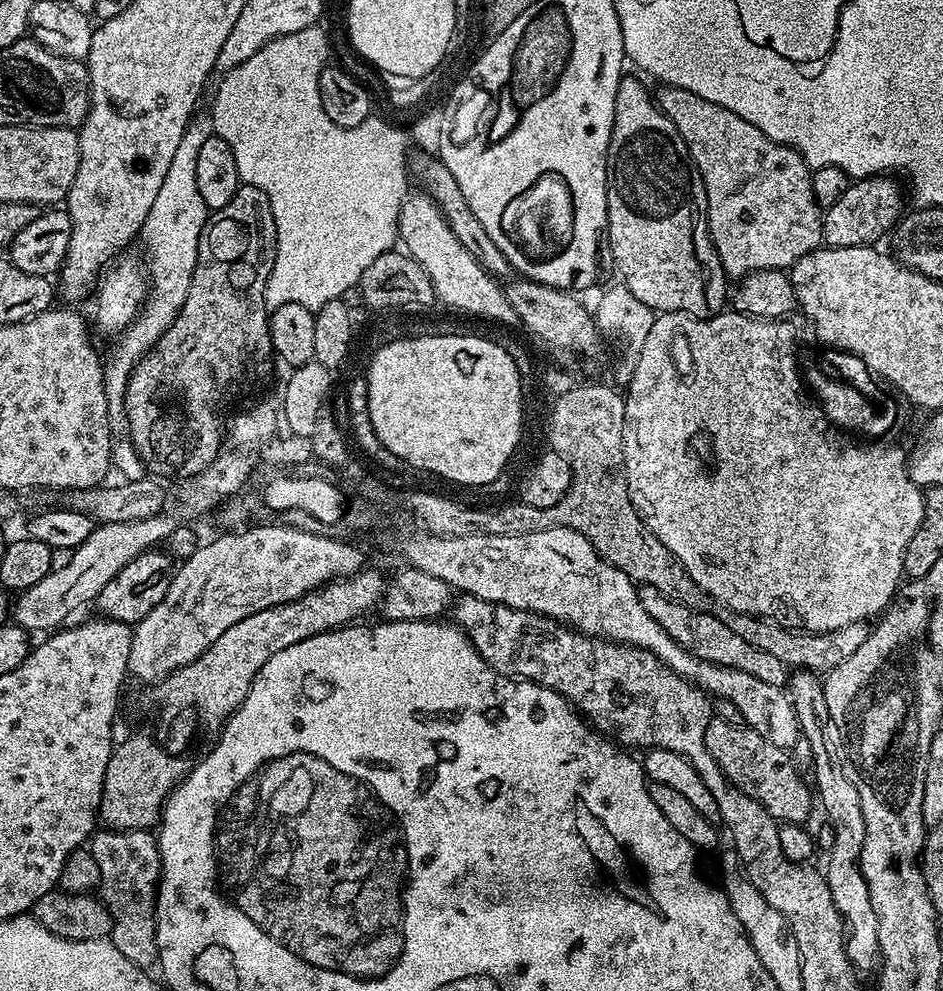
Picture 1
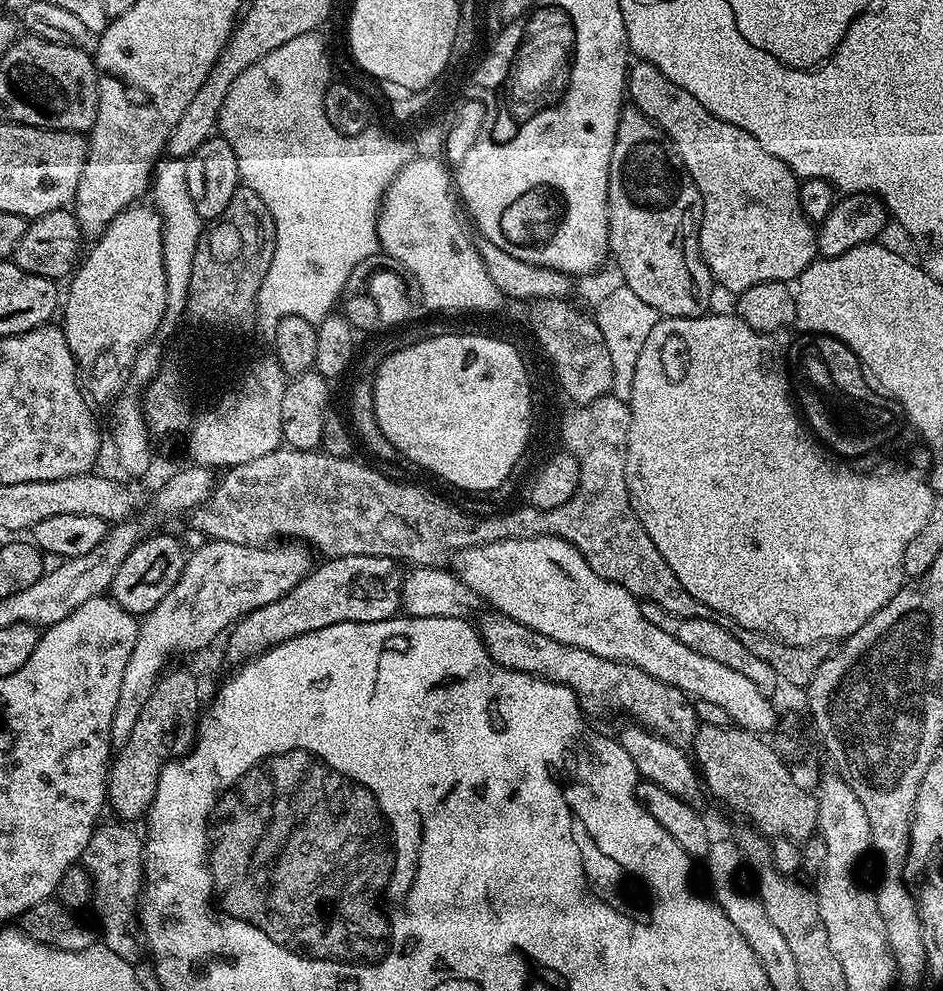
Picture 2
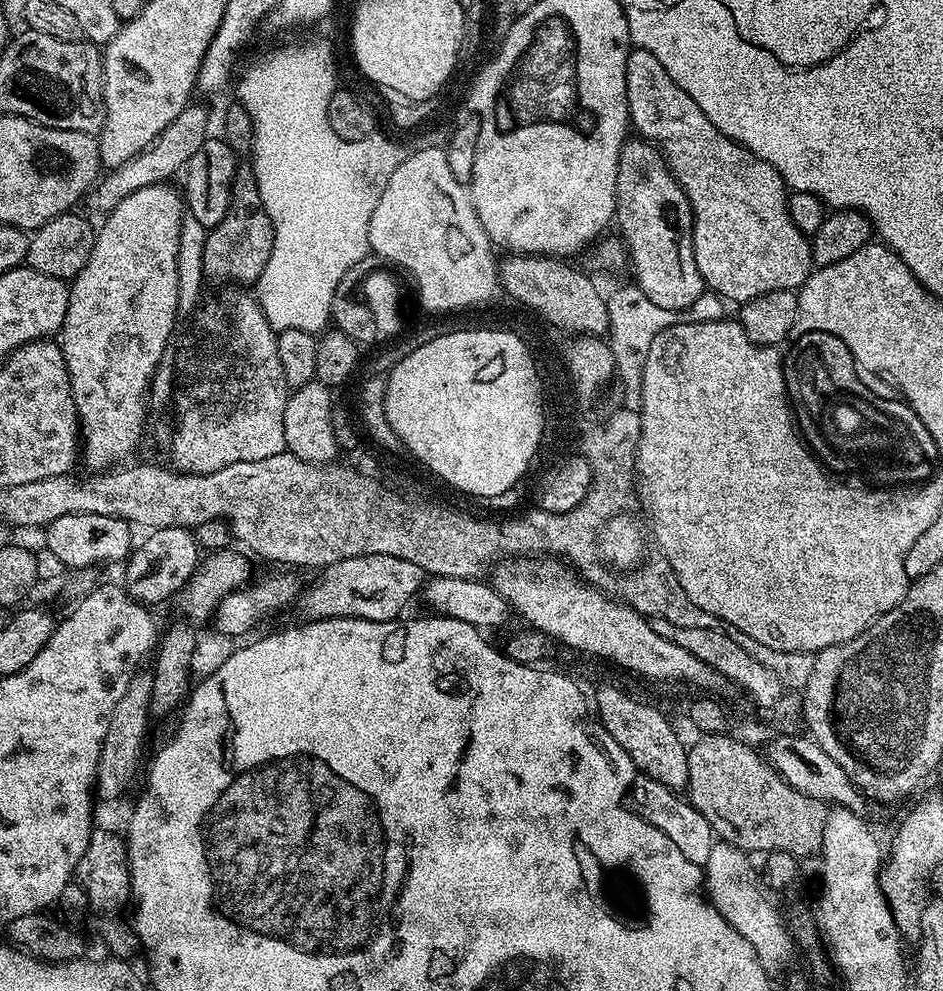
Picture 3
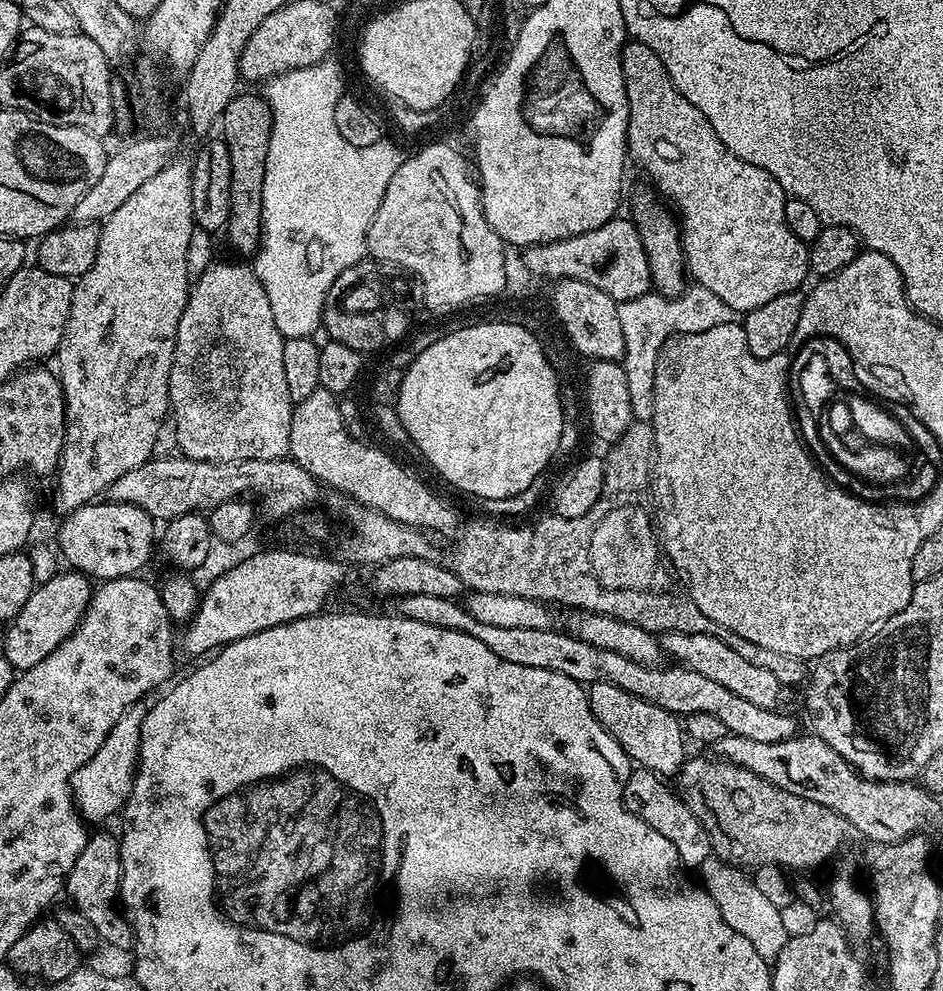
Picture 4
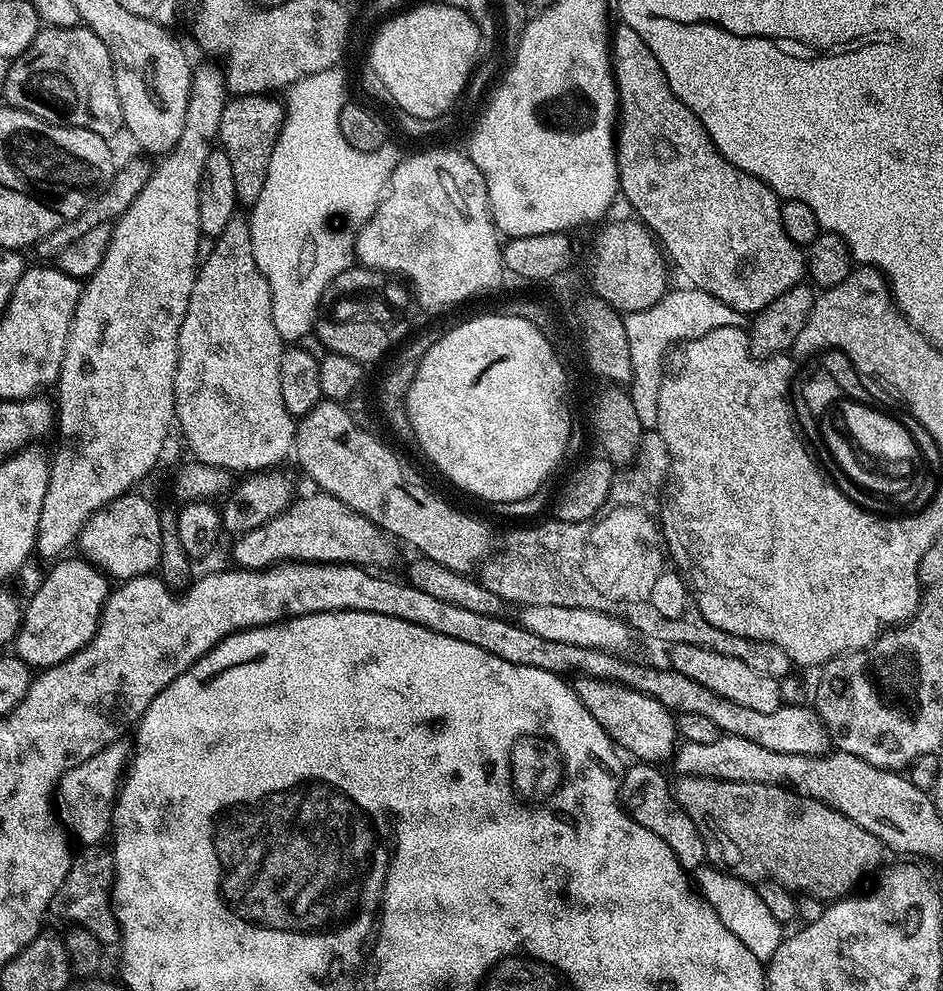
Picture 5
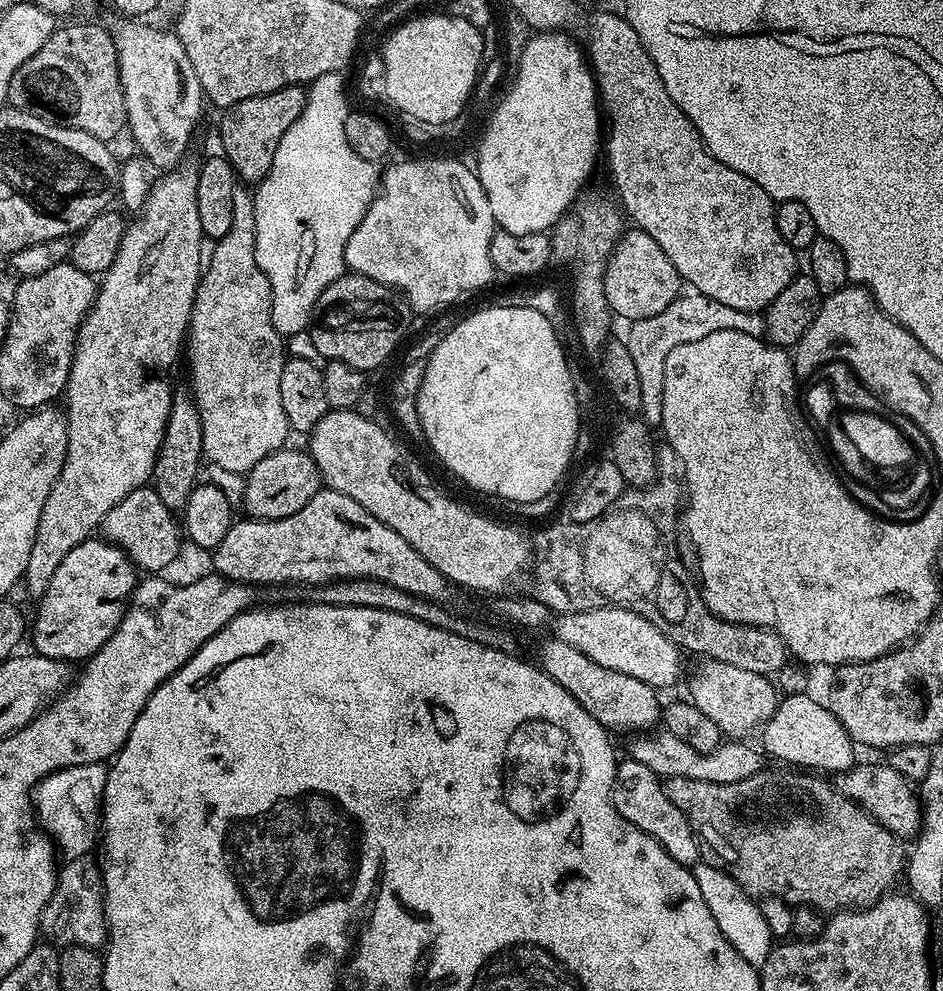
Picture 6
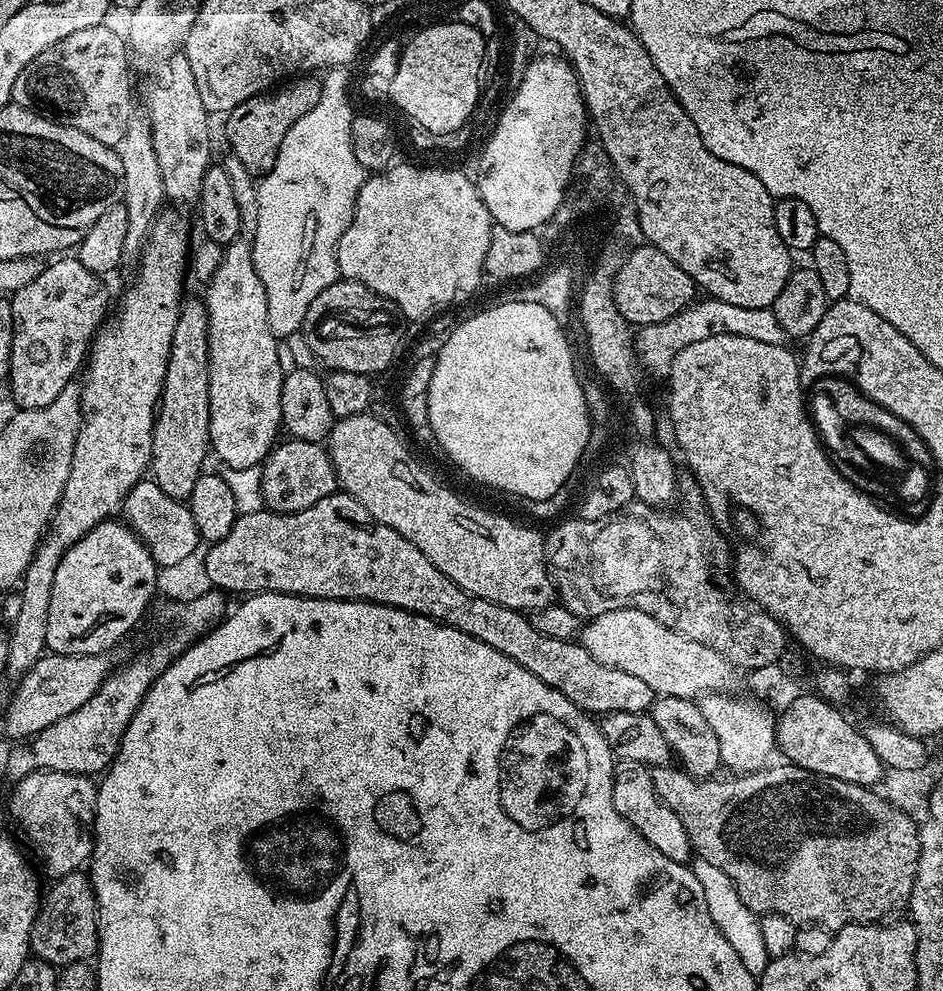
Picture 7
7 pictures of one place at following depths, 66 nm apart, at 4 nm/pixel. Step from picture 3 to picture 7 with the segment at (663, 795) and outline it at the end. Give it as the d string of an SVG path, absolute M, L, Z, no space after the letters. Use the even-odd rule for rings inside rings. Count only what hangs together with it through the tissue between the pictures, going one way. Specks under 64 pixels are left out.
M616 760L612 765L612 797L614 798L614 810L654 846L654 850L659 850L670 858L670 862L688 864L693 859L694 853L692 843L686 834L686 826L682 826L678 814L658 798L654 790L654 782L649 765L630 762L629 760Z

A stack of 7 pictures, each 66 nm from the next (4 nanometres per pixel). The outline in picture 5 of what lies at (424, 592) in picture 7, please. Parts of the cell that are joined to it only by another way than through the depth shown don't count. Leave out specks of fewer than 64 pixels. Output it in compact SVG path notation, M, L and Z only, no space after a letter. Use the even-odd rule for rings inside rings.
M316 490L313 496L304 496L292 501L284 512L275 518L265 522L249 532L242 533L235 537L236 545L232 548L232 556L237 568L271 568L289 562L299 562L302 564L358 564L362 568L369 570L388 570L396 560L397 541L388 533L384 532L375 524L370 522L362 514L350 510L338 498L330 494ZM577 675L574 687L578 698L582 698L582 706L594 714L598 726L606 730L613 745L625 748L640 762L667 761L678 747L676 716L671 708L662 706L654 698L642 694L633 688L615 684L610 680L599 680L594 676Z

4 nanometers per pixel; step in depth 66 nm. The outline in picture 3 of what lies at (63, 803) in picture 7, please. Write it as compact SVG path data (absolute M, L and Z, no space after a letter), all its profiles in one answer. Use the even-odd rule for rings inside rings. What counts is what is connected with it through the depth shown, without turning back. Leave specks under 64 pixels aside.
M138 674L130 682L126 694L114 706L114 714L110 718L110 726L106 730L106 738L102 742L102 750L96 767L96 782L94 792L104 800L116 800L123 794L136 770L136 762L140 751L144 748L144 735L150 721L149 704L151 702L152 677L148 674Z

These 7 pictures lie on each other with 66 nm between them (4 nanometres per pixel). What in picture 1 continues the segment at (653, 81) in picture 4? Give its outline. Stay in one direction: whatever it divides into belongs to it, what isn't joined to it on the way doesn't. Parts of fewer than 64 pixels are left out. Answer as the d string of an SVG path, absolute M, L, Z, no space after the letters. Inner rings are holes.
M667 86L659 90L661 92L657 91L654 99L660 105L660 111L665 112L670 122L674 122L678 134L682 134L682 142L686 142L696 169L702 174L708 203L708 229L725 276L739 278L754 270L788 270L798 258L821 247L824 217L814 198L813 169L793 148L766 138L758 126L750 126L750 122L738 118L734 110L714 106L714 102L706 102L706 98L690 94L690 90Z

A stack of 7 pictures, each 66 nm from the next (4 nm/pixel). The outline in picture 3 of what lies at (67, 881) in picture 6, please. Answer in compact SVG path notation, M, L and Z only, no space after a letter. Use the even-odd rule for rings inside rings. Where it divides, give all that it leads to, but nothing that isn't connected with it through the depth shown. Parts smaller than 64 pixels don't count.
M97 827L86 846L86 854L78 862L75 879L84 888L91 915L96 915L100 923L100 936L104 944L120 960L128 960L135 952L141 951L140 940L132 929L131 923L120 915L124 907L129 907L132 879L128 869L128 845L125 837L116 832L107 832Z

